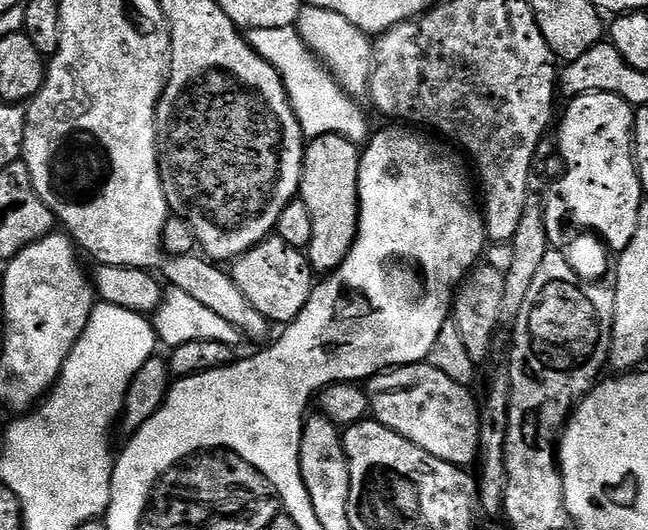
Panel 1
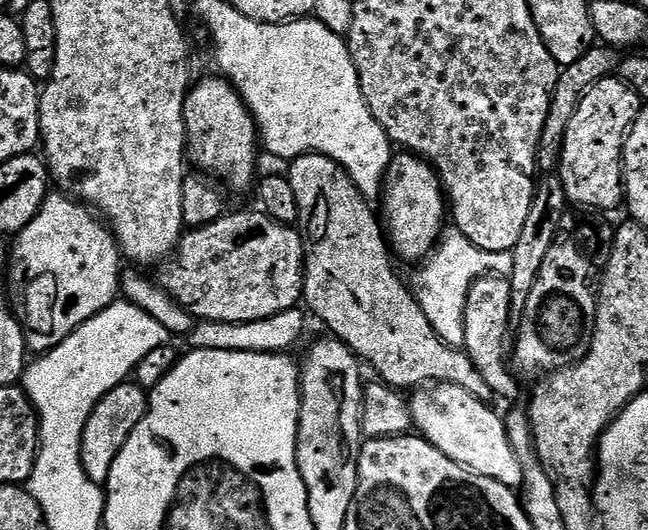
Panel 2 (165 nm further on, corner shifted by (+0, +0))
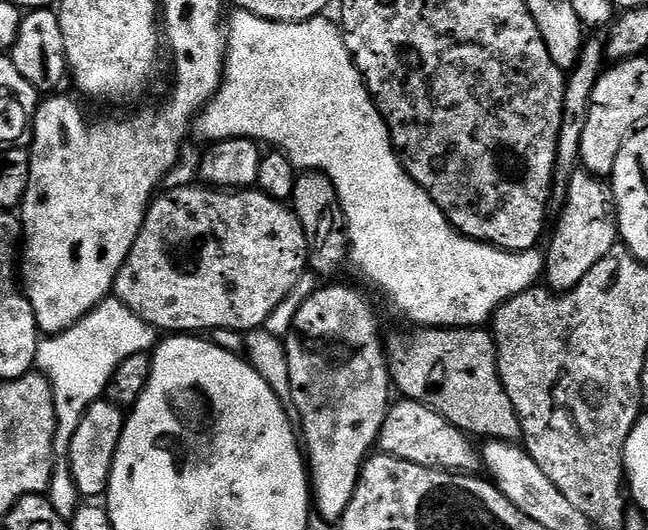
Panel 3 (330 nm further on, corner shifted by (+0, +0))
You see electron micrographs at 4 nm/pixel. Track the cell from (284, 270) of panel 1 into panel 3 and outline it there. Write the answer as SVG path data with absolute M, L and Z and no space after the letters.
M188 184L185 188L172 188L169 192L161 191L149 204L148 213L142 222L142 230L138 234L126 262L122 262L122 270L118 270L116 275L115 299L121 300L131 312L138 314L138 318L142 318L147 324L151 324L153 328L164 334L207 334L215 328L238 330L247 334L253 329L263 329L270 314L274 313L275 307L286 298L293 289L294 282L297 282L299 276L309 267L308 239L302 222L287 203L270 198L265 192L217 190L211 186L196 184Z

